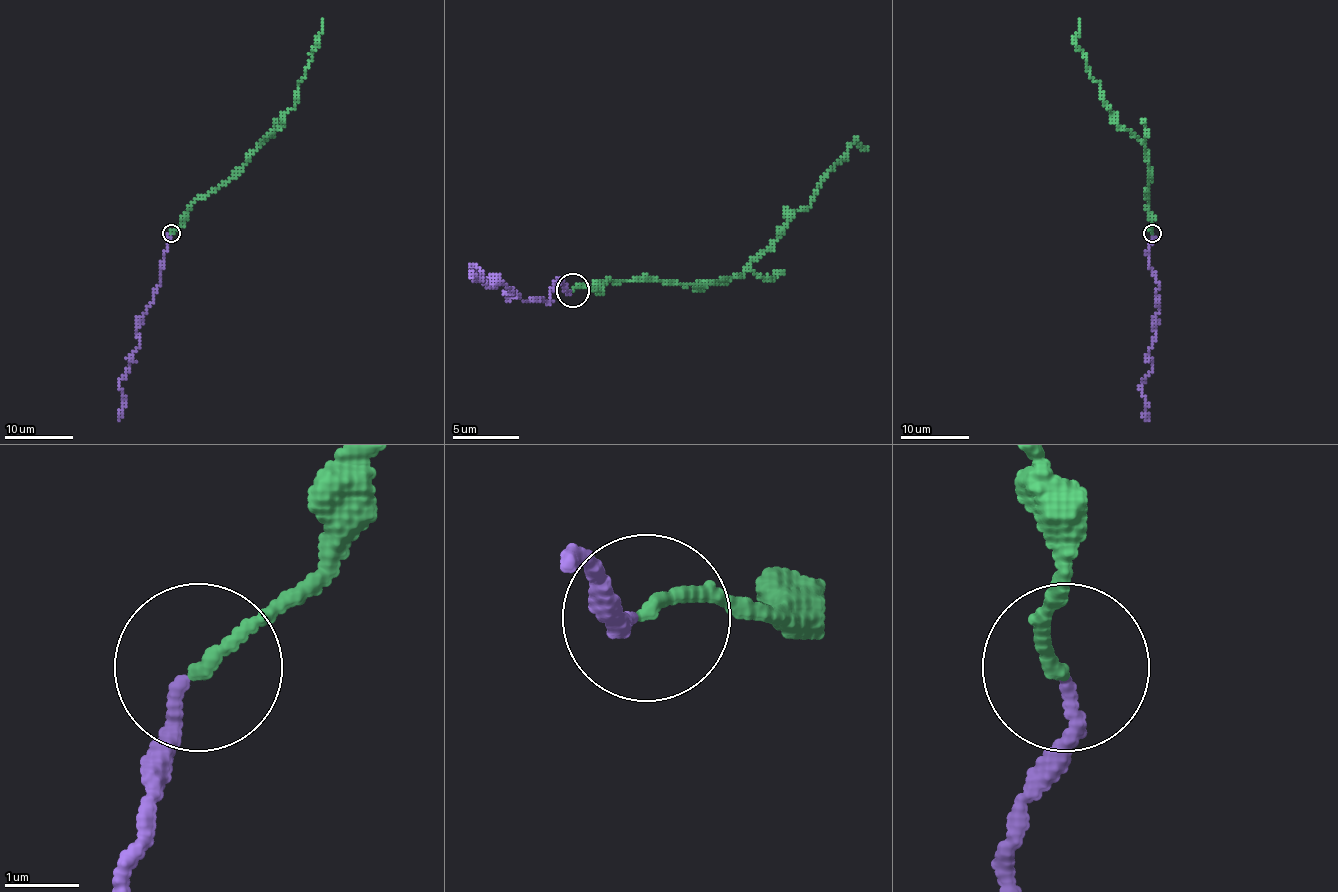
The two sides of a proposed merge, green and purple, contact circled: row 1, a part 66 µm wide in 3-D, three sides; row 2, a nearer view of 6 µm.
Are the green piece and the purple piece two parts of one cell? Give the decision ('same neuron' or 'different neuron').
same neuron

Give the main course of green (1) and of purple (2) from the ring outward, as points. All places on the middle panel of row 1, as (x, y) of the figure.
1: (573, 291), (597, 287), (610, 281), (677, 284), (737, 277), (791, 217), (817, 194), (854, 137), (868, 150)
2: (570, 291), (560, 281), (546, 301), (523, 301), (506, 284), (489, 287), (476, 267), (473, 277)

